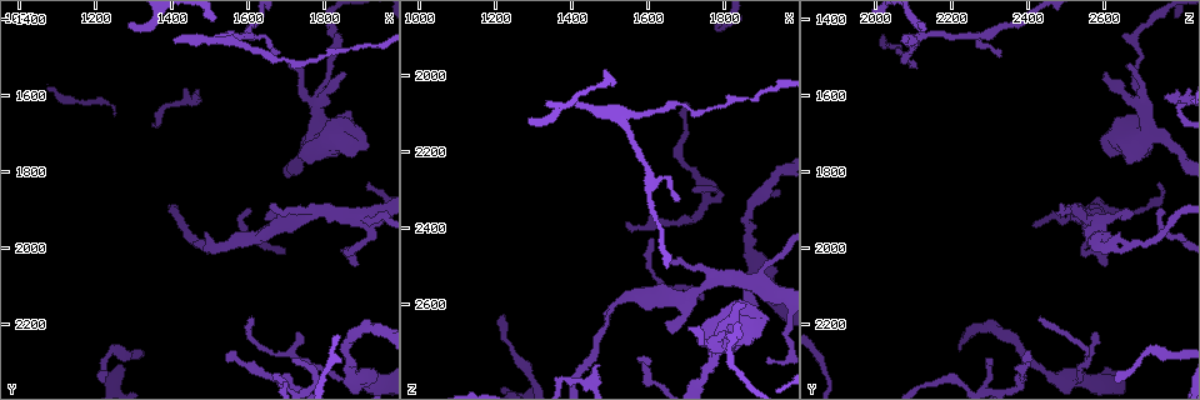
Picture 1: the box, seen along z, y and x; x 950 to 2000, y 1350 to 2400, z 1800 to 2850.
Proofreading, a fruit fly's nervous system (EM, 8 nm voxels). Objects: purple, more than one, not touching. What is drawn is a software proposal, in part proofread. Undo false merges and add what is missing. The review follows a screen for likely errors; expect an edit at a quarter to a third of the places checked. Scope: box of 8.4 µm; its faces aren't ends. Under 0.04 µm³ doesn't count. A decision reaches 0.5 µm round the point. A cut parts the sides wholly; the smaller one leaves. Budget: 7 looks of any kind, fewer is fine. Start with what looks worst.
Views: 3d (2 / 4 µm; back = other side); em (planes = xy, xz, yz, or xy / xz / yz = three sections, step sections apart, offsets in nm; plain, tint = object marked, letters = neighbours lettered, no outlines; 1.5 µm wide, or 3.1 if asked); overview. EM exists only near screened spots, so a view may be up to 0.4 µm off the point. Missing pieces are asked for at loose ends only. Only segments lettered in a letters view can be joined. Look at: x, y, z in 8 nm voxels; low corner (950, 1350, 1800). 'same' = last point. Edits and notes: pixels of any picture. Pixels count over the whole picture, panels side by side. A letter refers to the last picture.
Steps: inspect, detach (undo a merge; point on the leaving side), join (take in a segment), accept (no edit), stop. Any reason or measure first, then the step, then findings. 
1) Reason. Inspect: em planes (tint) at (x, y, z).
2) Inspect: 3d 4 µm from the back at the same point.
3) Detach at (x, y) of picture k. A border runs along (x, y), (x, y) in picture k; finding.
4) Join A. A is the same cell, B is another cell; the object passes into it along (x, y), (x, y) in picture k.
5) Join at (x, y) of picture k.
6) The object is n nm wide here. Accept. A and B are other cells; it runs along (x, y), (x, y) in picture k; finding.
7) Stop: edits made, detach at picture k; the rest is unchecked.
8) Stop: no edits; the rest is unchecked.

Branch stops here. Inspect: 3d 2 µm at (1865, 1545, 2605).

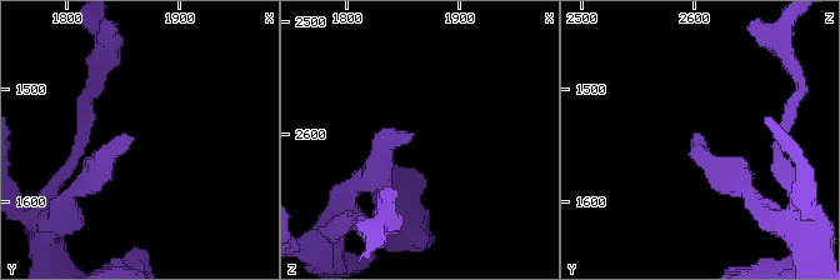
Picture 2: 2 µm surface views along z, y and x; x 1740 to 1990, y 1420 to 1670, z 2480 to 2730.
Inspect: em planes (letters) at (1860, 1544, 2602).

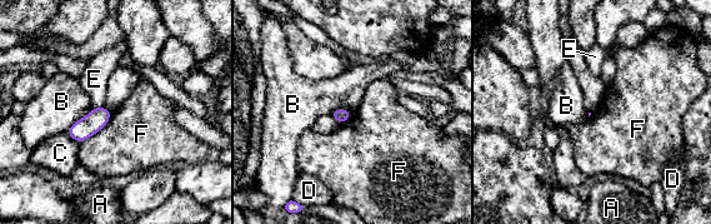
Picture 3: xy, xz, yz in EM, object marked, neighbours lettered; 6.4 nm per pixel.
Accept. A, B, C, D, E and F are other cells; a border runs along (111, 113), (99, 130), (79, 143) in picture 3; no lettered segment goes on from it.

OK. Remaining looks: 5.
An open end. Inspect: em planes (letters) at (1415, 1460, 2070).

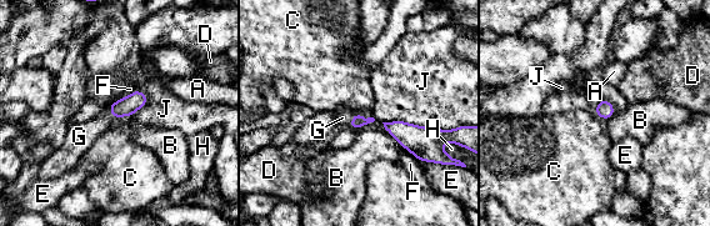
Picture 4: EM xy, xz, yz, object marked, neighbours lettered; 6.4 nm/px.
The longest contact is with J, 400 nm. Join G. G is the same cell, A, B, C, D, E, F, H and J are other cells; the object passes into it along (358, 121), (351, 120), (343, 117) in picture 4; the neuron continues.

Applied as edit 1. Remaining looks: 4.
Thin end. Inspect: 3d 2 µm at (1615, 2185, 2430).

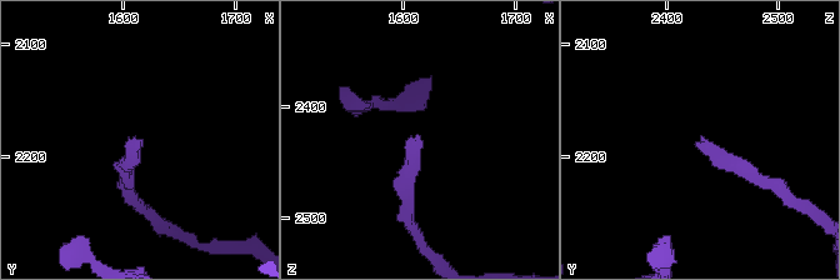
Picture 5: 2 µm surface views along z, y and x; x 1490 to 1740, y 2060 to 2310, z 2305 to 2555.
Now the EM. Inspect: em xz step 8 (letters) at (1612, 2188, 2428).

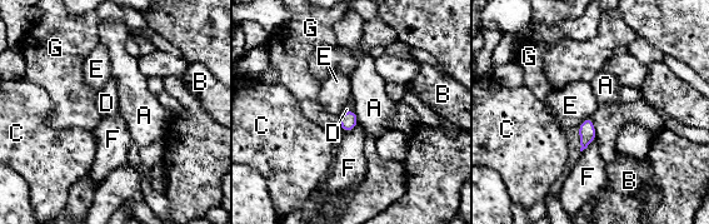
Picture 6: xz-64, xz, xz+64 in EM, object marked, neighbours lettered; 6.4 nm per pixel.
Inspect: em planes (letters) at the same point.

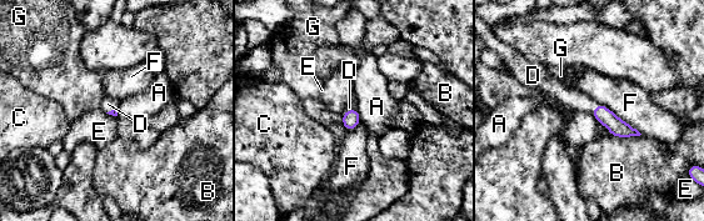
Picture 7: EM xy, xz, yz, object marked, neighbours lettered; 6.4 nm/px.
The longest contact is with F, 340 nm. Join D. D is the same cell, A, B, C, E, F and G are other cells; the object passes into it along (618, 127), (595, 108), (567, 96) in picture 7; the neuron continues.

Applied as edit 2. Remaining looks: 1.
Stop: edits made, join at picture 4, join at picture 7; the rest is unchecked.

